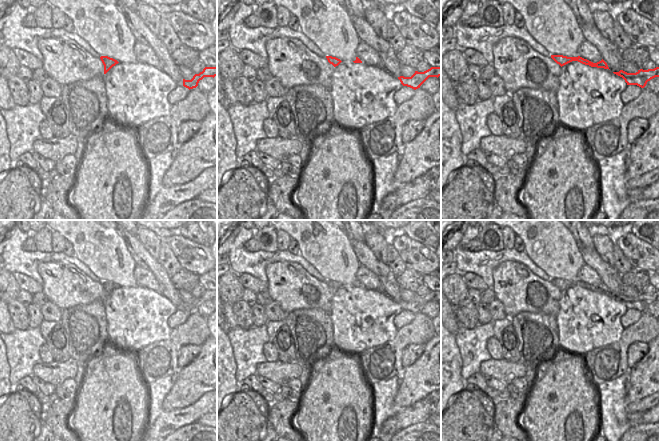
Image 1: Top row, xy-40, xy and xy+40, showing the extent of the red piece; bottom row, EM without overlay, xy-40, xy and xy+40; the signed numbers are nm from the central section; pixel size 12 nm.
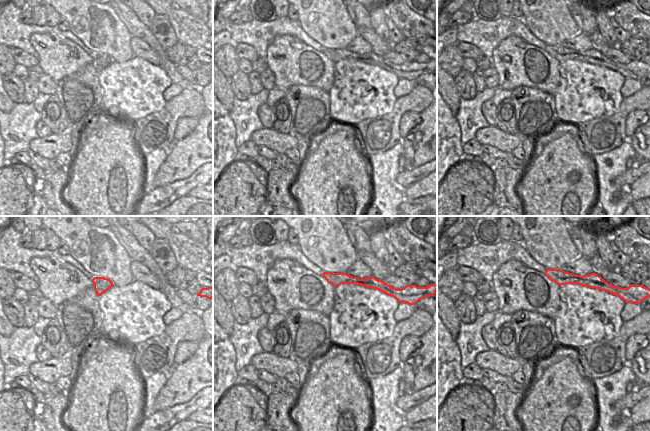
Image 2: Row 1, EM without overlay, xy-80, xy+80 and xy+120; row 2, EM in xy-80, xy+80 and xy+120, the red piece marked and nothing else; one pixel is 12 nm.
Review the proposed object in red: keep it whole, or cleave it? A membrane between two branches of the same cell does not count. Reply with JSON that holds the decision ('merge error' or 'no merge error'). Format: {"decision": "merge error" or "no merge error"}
{"decision": "merge error"}

